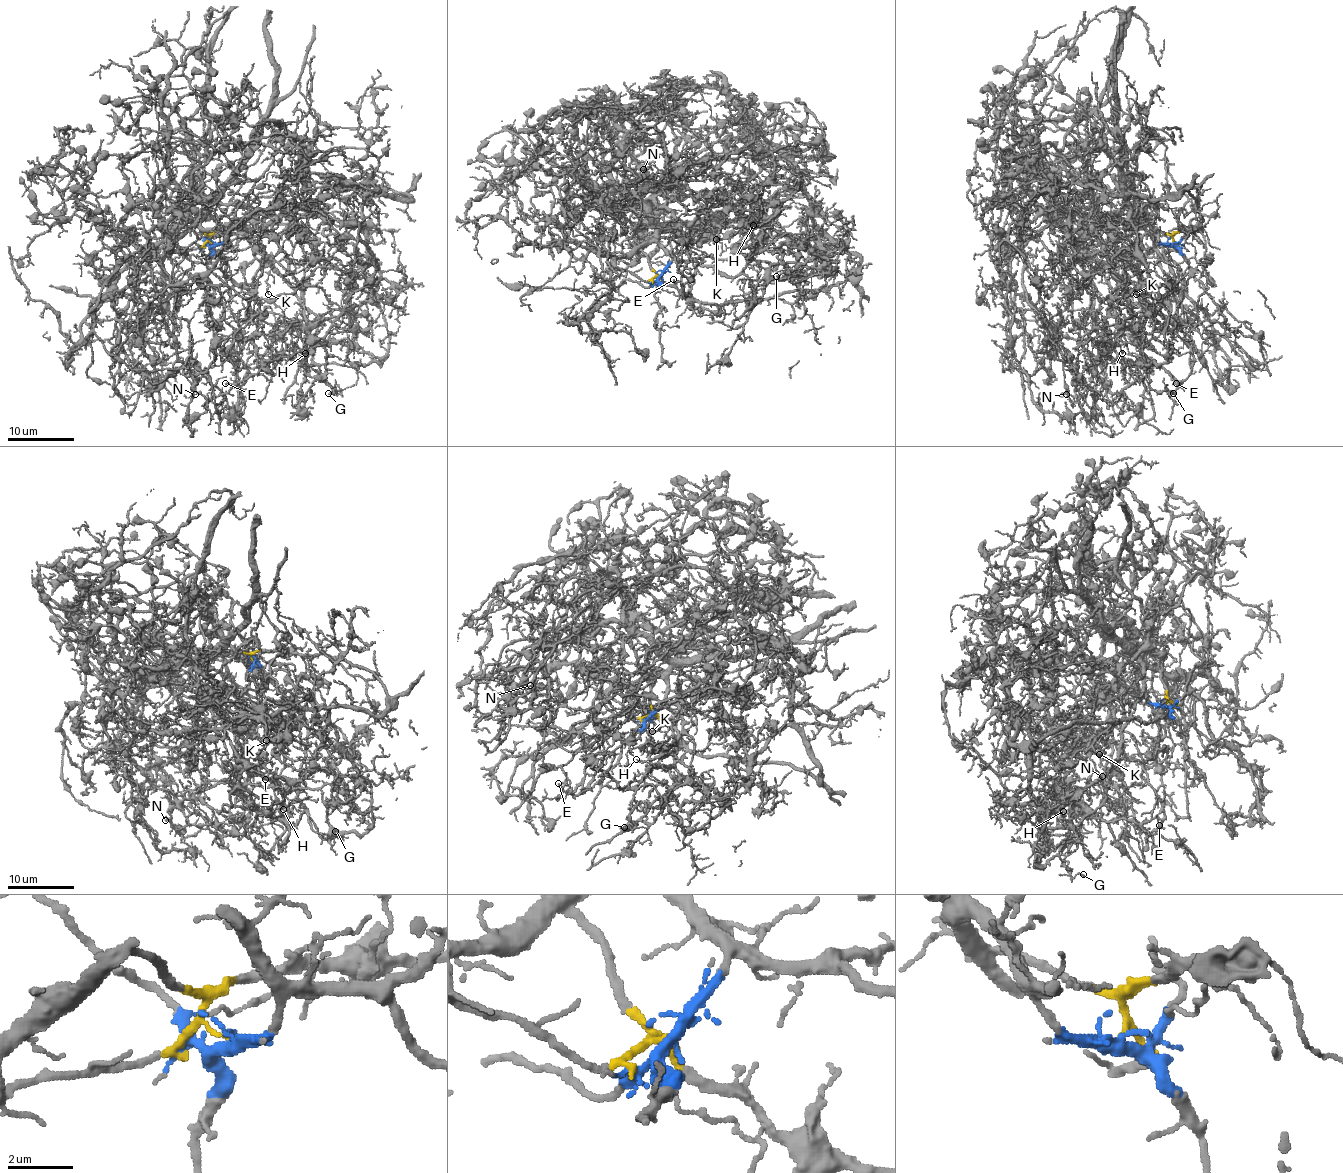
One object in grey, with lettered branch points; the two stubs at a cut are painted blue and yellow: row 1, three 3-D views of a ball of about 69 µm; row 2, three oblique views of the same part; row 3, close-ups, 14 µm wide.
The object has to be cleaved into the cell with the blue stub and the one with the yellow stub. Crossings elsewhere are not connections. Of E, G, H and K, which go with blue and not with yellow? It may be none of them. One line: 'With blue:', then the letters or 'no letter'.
With blue: E, G, H, K

